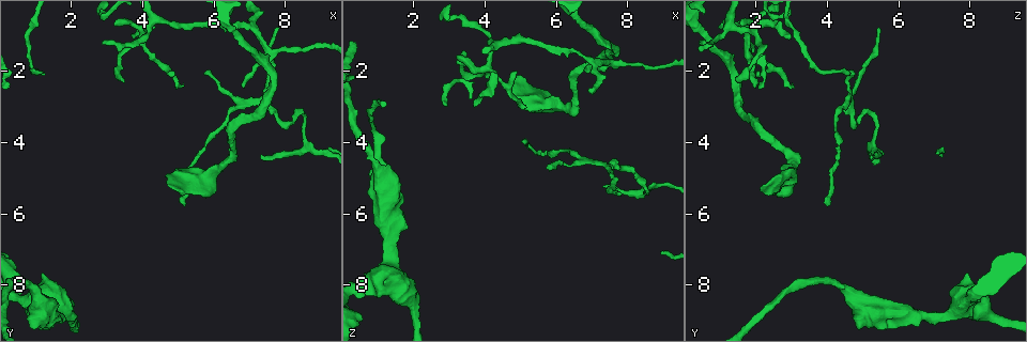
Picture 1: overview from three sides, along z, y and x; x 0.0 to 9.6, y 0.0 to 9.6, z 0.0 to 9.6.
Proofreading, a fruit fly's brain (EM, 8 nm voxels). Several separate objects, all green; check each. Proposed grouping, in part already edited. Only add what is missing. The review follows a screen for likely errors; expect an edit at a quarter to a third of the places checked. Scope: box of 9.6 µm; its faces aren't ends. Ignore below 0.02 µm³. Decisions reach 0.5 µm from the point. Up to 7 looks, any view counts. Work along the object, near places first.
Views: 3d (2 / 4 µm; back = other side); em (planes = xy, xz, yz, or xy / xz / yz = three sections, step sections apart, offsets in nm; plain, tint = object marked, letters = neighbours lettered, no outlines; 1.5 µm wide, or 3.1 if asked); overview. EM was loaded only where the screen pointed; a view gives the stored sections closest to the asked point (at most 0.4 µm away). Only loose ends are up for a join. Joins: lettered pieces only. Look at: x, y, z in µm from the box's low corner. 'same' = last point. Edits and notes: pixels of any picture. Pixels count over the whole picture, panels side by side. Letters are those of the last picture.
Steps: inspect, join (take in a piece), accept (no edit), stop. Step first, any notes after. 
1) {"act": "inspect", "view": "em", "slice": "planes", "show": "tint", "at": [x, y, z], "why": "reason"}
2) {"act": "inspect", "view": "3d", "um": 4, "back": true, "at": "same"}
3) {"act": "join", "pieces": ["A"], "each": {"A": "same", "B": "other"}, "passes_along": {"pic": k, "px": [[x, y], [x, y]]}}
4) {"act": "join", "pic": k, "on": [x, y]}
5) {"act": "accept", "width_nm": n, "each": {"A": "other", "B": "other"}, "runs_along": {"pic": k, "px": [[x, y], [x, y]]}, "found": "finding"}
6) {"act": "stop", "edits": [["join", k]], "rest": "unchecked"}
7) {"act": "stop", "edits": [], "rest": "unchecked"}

{"act": "inspect", "view": "3d", "um": 4, "back": true, "at": [1.15, 7.75, 8.00]}

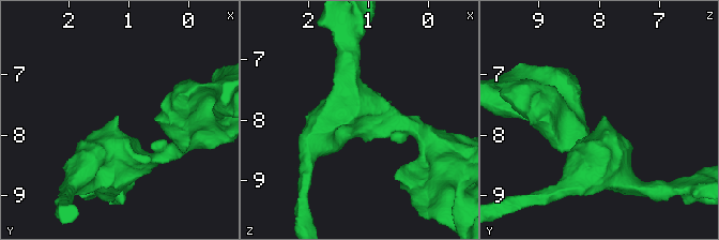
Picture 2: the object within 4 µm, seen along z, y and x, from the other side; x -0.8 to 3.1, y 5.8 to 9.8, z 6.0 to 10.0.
{"act": "inspect", "view": "em", "slice": "xy", "step": 8, "show": "tint", "at": [1.20, 7.70, 8.00], "why": "now the EM"}

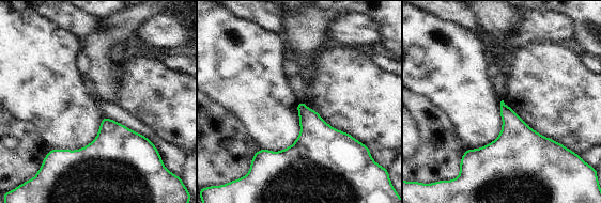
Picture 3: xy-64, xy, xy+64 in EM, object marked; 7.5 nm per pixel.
{"act": "inspect", "view": "em", "slice": "xy", "step": 8, "show": "letters", "at": "same", "why": "see the neighbours"}

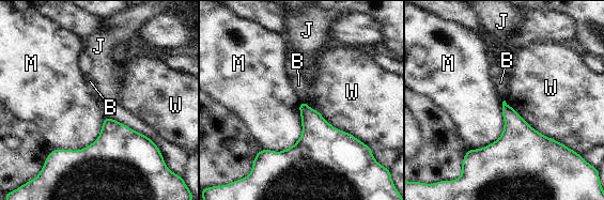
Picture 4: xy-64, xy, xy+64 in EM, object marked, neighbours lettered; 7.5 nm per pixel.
{"act": "accept", "longest_contact_nm": ["W", 600], "each": {"B": "other", "J": "other", "M": "other", "W": "other"}, "border": {"pic": 4, "px": [[505, 100], [533, 128], [567, 147]]}, "found": "none of them fits"}

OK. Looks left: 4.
{"act": "inspect", "view": "em", "slice": "planes", "show": "letters", "at": [5.10, 5.70, 3.95], "why": "thin end"}

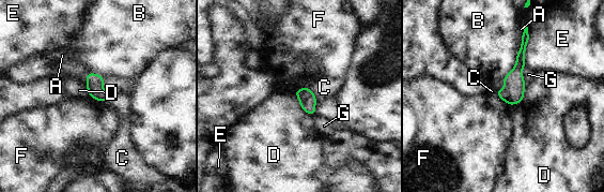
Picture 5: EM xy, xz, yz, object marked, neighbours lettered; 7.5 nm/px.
{"act": "accept", "each": {"A": "other", "B": "other", "C": "other", "D": "other", "E": "other", "F": "other", "G": "other"}, "border": {"pic": 5, "px": [[525, 83], [523, 99], [510, 106]]}, "found": "no lettered piece goes on from it"}

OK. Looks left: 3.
{"act": "inspect", "view": "em", "slice": "yz", "step": 8, "show": "tint", "at": [3.70, 1.00, 3.00], "why": "free end"}

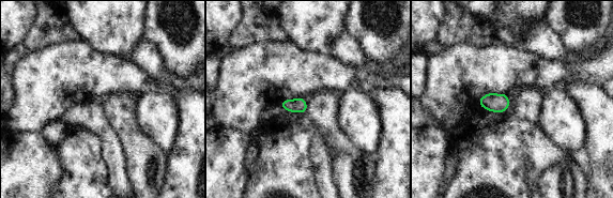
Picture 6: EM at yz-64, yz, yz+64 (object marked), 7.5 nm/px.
{"act": "inspect", "view": "em", "slice": "planes", "show": "letters", "at": "same", "why": "cut it another way"}

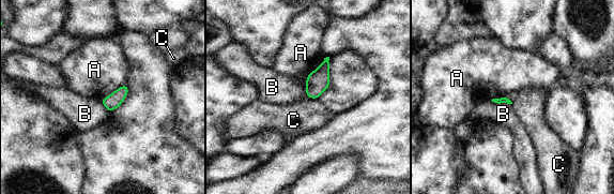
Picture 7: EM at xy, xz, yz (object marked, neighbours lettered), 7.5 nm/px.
{"act": "accept", "each": {"A": "other", "B": "other", "C": "other"}, "border": {"pic": 7, "px": [[313, 98], [318, 99]]}, "found": "none of them fits"}

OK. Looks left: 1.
{"act": "stop", "edits": [], "rest": "unchecked"}

